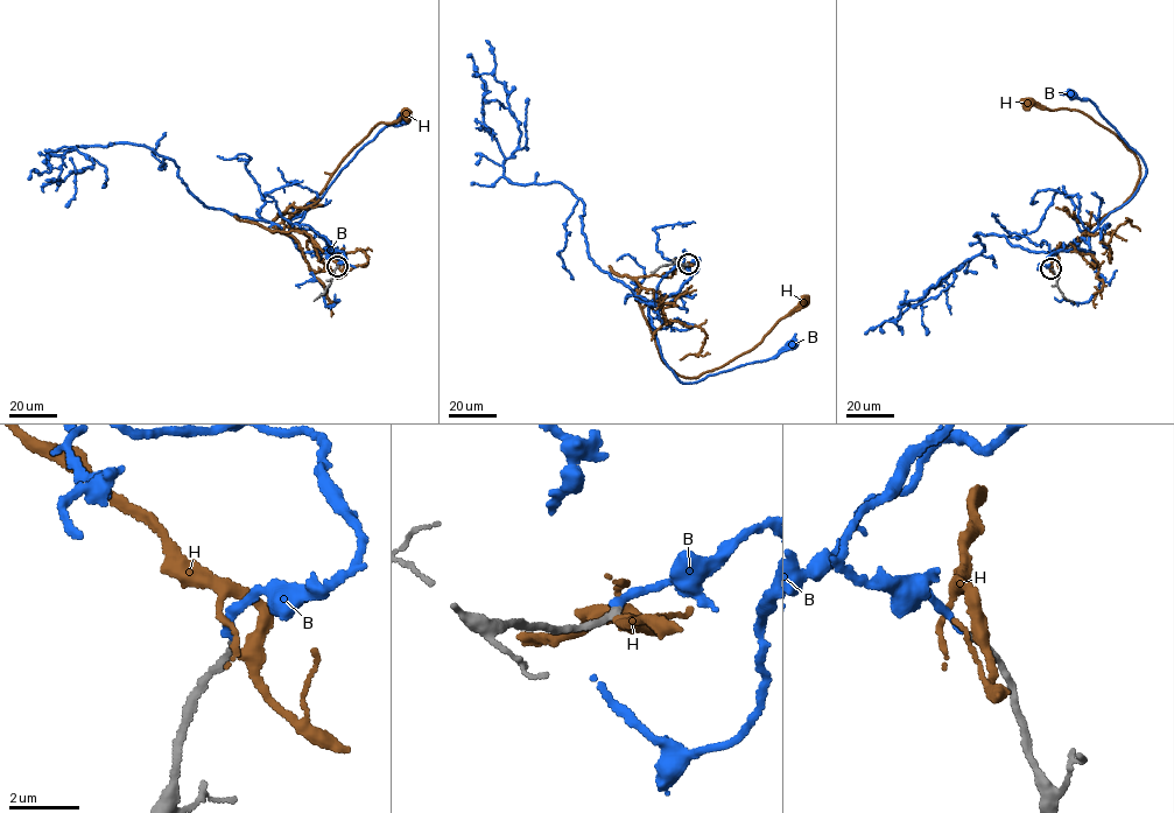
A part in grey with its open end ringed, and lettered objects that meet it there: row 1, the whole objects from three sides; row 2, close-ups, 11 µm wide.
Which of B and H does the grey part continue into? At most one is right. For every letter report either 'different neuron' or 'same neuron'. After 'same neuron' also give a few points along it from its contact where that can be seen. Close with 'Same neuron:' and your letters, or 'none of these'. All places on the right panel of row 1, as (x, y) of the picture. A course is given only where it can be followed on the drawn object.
B: same neuron | via (1051, 268), (1044, 263), (1054, 252), (1092, 253), (1090, 233), (1132, 198), (1146, 170), (1097, 107), (1071, 92)
H: different neuron
Same neuron: B

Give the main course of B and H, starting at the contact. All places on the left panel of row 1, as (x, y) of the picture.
B: (337, 266), (346, 260), (342, 251), (303, 252), (296, 246), (290, 218), (318, 200), (360, 149), (405, 117)
H: (338, 266), (304, 232), (273, 232), (272, 223), (299, 212), (320, 193), (372, 128), (408, 114)

